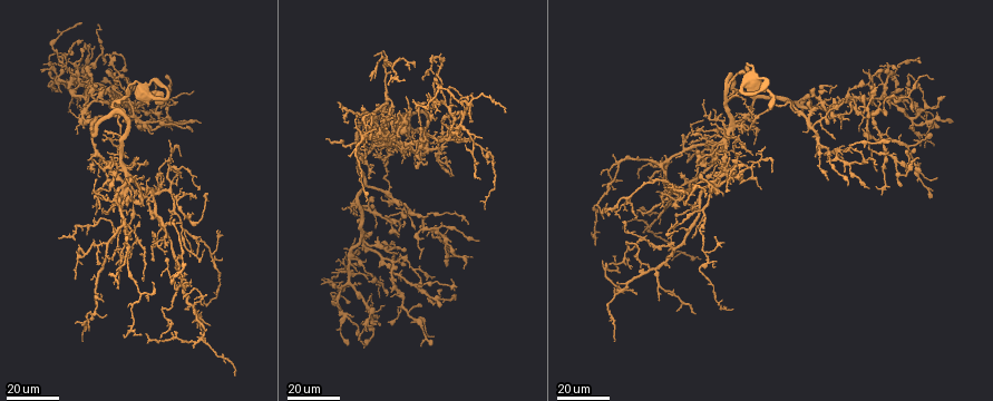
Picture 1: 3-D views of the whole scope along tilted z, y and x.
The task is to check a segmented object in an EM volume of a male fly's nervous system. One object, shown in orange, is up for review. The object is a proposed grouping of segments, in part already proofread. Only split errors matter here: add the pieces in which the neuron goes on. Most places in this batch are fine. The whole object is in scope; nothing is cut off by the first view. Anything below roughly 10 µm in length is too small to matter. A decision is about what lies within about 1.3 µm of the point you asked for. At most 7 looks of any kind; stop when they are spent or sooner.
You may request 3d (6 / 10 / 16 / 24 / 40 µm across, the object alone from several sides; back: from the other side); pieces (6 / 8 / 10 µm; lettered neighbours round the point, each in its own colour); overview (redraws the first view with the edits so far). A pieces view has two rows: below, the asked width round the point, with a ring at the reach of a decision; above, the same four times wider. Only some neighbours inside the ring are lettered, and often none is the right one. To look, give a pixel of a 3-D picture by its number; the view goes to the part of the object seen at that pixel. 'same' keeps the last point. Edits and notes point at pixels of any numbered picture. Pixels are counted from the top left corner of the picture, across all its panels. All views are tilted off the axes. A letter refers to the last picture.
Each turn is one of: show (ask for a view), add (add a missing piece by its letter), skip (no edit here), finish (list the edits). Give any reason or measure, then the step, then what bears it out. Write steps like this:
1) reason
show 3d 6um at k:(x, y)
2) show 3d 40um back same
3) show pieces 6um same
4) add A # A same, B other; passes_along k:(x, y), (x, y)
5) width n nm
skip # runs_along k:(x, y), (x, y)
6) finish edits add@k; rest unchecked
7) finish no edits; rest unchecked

thin end
show 3d 16um at 1:(328, 140)

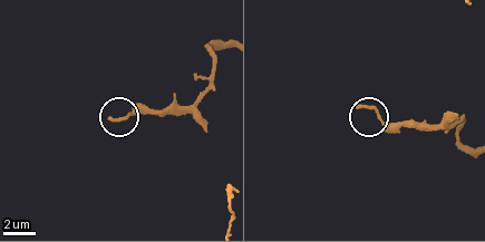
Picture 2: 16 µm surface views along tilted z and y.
show pieces 6um at 2:(359, 106)

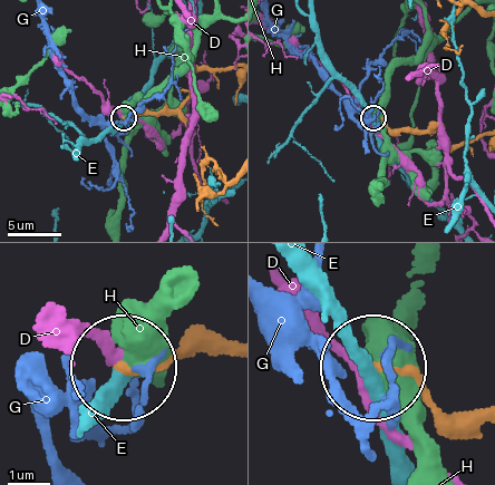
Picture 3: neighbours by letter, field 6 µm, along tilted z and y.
skip # D other, E other, G other, H other; no lettered piece goes on from it

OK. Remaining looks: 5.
branch stops here
show 3d 24um at 1:(685, 160)

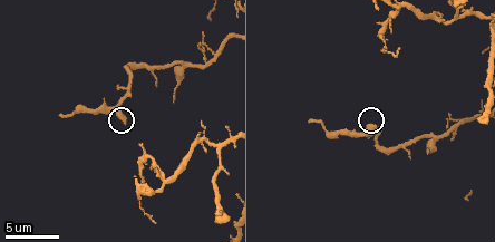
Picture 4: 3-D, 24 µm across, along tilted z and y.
show pieces 10um at 4:(375, 126)

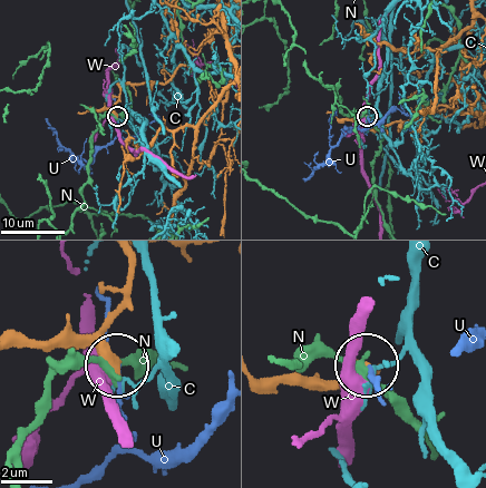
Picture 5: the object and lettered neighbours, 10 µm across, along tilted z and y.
skip # C other, N other, U other, W other; none of them fits

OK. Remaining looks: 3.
thin end
show 3d 16um at 1:(660, 300)

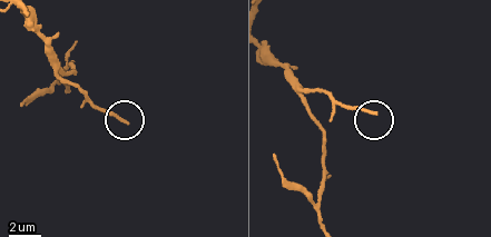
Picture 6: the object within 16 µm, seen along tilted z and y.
what lies round it
show pieces 6um at 6:(375, 112)

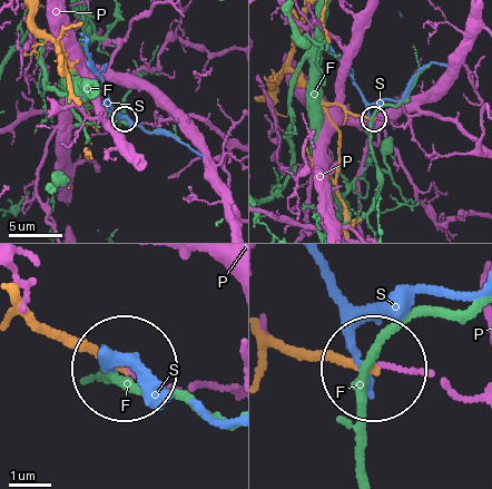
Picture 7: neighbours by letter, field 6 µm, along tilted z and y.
skip # F other, P other, S other; runs_along 7:(278, 339), (365, 371); none of them fits

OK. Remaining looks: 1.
finish no edits; rest unchecked

